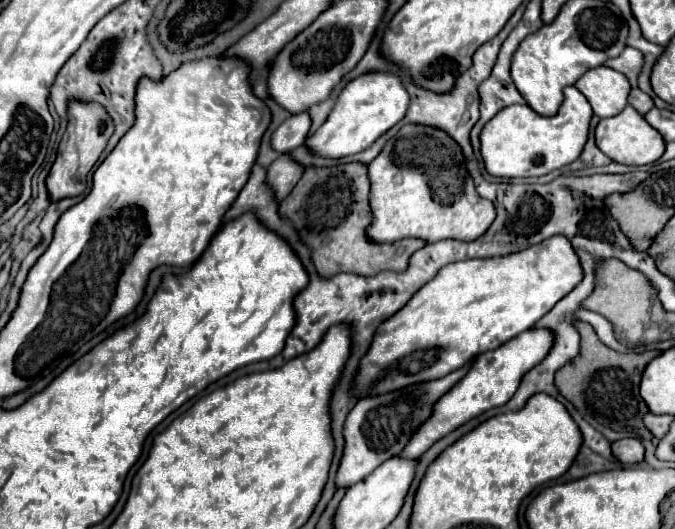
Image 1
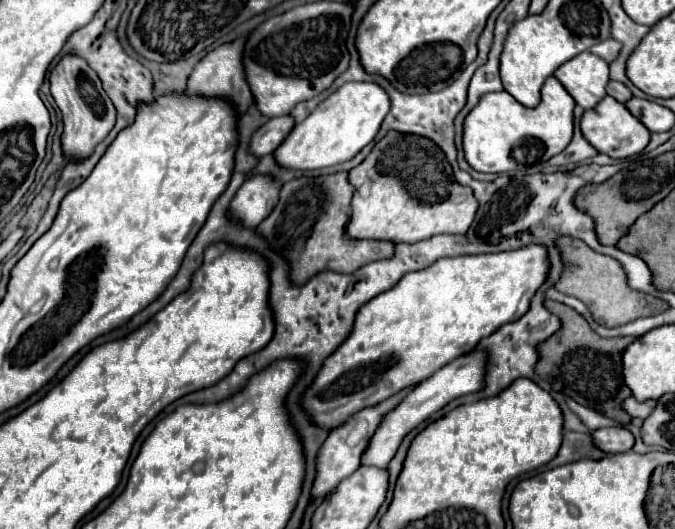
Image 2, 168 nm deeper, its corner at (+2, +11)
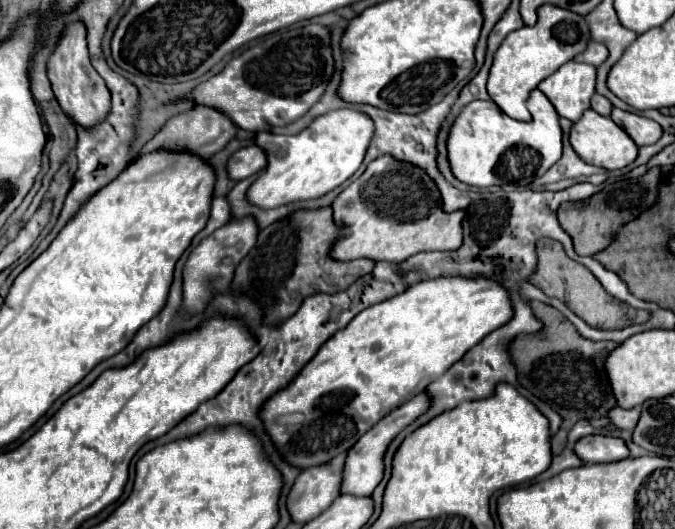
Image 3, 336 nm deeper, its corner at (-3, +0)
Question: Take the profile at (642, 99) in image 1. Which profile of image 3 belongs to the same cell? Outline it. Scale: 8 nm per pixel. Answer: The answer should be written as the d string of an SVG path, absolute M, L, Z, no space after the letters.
M594 94L594 104L592 104L592 108L596 110L596 112L600 112L600 114L604 114L604 116L610 116L610 112L612 112L612 102L606 98L606 96L600 96L600 94Z

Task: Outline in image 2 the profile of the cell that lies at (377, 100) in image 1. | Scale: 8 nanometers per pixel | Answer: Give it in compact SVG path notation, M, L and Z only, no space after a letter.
M345 83L321 101L303 123L291 129L285 143L275 149L275 161L293 171L315 171L345 163L375 139L387 113L389 97L377 83Z

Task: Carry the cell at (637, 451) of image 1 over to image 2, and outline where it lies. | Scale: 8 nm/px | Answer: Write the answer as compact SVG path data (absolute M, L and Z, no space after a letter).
M617 425L617 427L603 427L591 431L593 445L599 447L605 453L623 453L633 447L633 435L629 429Z

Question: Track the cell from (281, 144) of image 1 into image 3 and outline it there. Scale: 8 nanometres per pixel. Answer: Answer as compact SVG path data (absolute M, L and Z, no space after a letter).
M246 146L228 160L228 174L232 180L244 180L266 168L266 152L260 146Z

